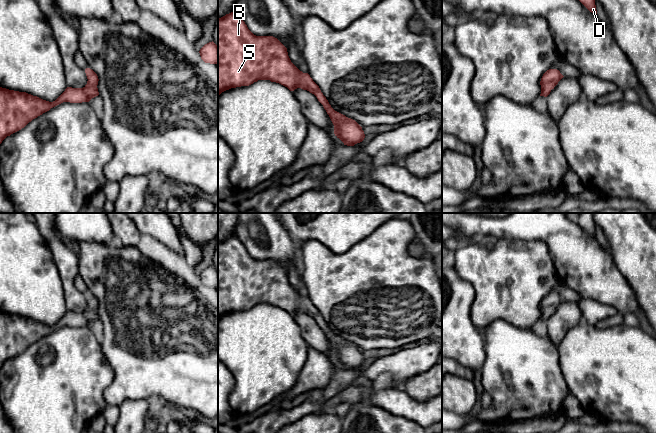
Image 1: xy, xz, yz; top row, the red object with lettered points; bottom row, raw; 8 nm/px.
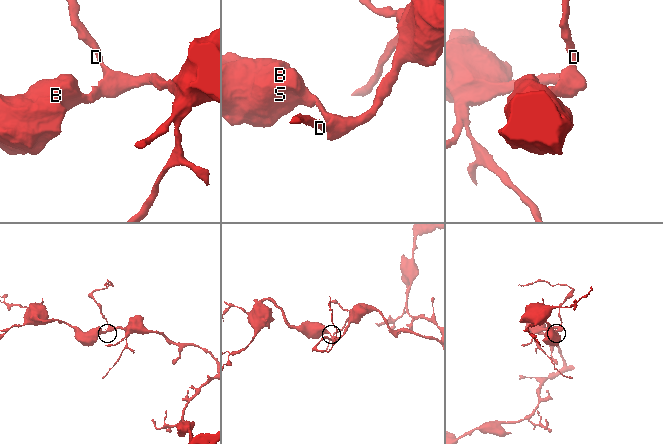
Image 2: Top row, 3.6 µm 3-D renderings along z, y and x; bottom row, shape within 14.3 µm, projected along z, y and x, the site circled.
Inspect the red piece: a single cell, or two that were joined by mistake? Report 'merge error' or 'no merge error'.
no merge error

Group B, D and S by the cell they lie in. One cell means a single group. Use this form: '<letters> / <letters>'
B D S

